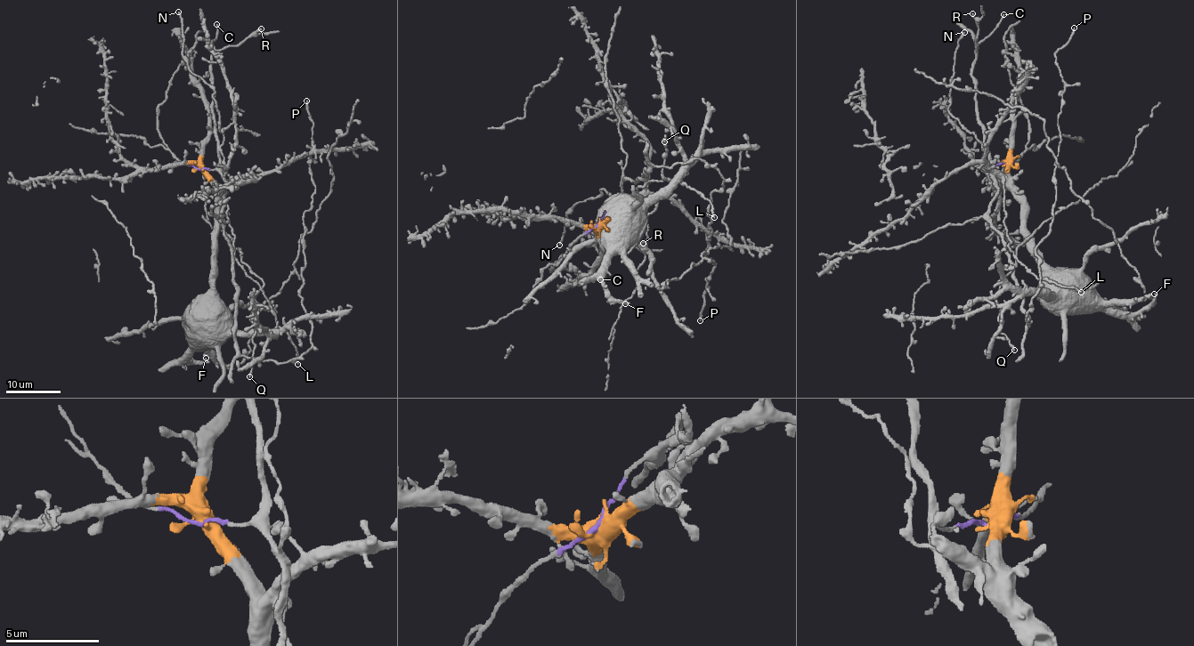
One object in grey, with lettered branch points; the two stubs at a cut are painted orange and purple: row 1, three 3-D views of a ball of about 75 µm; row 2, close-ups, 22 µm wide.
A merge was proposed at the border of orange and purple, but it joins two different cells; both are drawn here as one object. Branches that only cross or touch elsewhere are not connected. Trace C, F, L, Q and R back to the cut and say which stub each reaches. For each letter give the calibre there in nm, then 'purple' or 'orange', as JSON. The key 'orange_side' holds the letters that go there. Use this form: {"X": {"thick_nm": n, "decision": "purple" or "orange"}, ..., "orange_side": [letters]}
{"C": {"thick_nm": 160, "decision": "purple"}, "F": {"thick_nm": 190, "decision": "orange"}, "L": {"thick_nm": 140, "decision": "orange"}, "Q": {"thick_nm": 200, "decision": "orange"}, "R": {"thick_nm": 240, "decision": "purple"}, "orange_side": ["F", "L", "Q"]}

